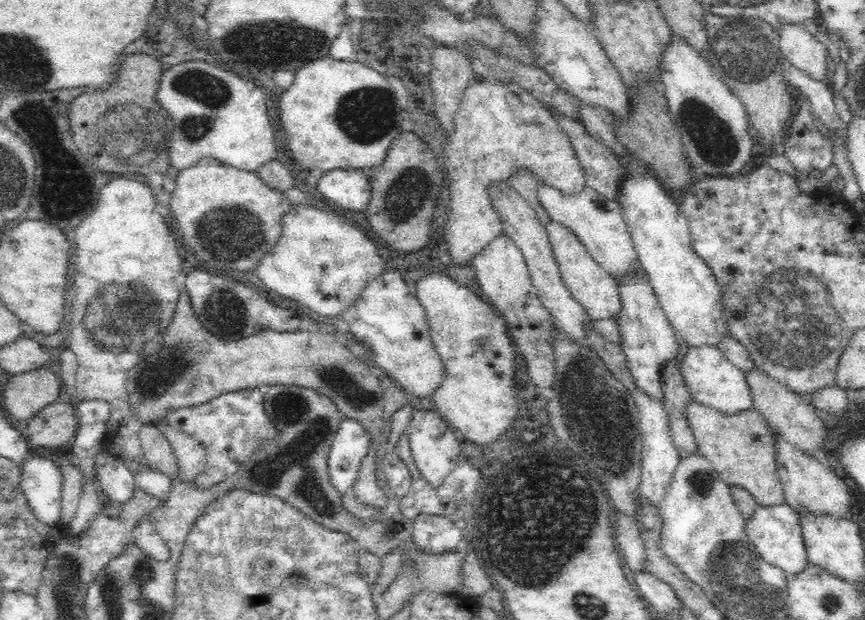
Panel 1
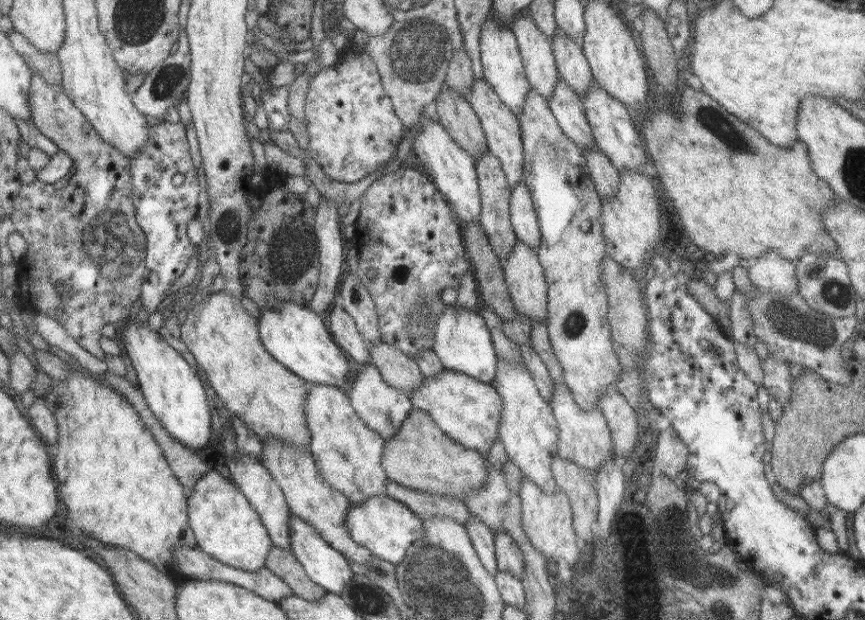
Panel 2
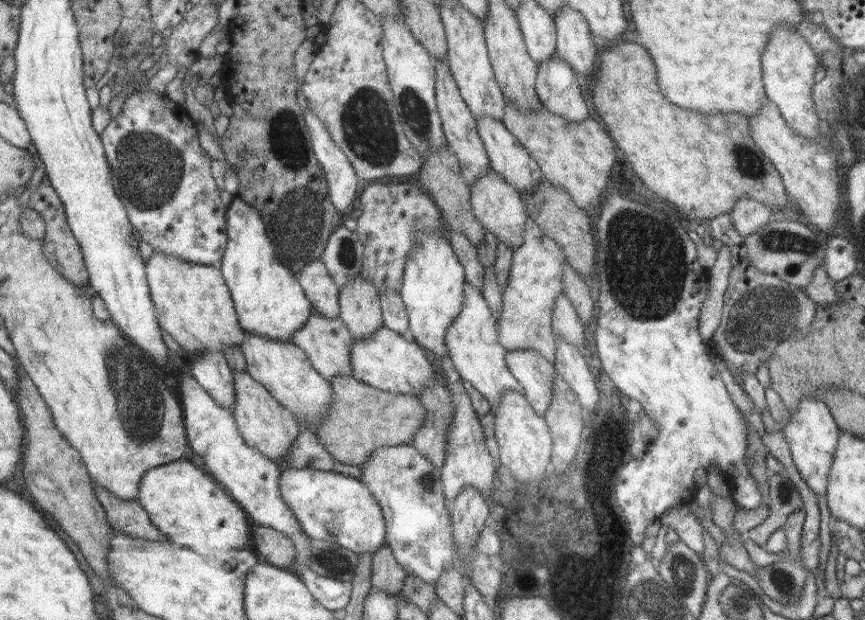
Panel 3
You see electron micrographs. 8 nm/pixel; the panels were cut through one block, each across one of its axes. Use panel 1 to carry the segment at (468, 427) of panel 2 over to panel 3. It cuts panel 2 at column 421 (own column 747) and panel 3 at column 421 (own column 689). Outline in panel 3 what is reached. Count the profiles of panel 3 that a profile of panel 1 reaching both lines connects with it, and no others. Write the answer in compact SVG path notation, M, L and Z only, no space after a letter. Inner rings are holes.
M381 326L371 336L357 338L353 344L351 358L353 358L353 366L355 366L353 376L357 380L371 384L375 388L381 388L381 390L417 394L417 392L425 390L427 384L441 382L441 376L431 370L431 364L429 364L427 356L423 354L423 350L417 344L413 344L413 340L409 336L403 336L387 326Z

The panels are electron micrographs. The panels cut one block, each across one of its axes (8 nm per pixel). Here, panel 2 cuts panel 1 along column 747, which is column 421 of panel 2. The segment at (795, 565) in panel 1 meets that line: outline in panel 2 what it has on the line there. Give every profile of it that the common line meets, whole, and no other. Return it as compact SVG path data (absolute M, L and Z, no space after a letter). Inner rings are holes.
M371 496L361 504L351 504L351 512L347 514L349 534L365 548L369 548L375 556L393 562L395 566L405 562L409 550L417 544L417 540L425 534L423 520L417 518L407 506L389 498L389 496Z

